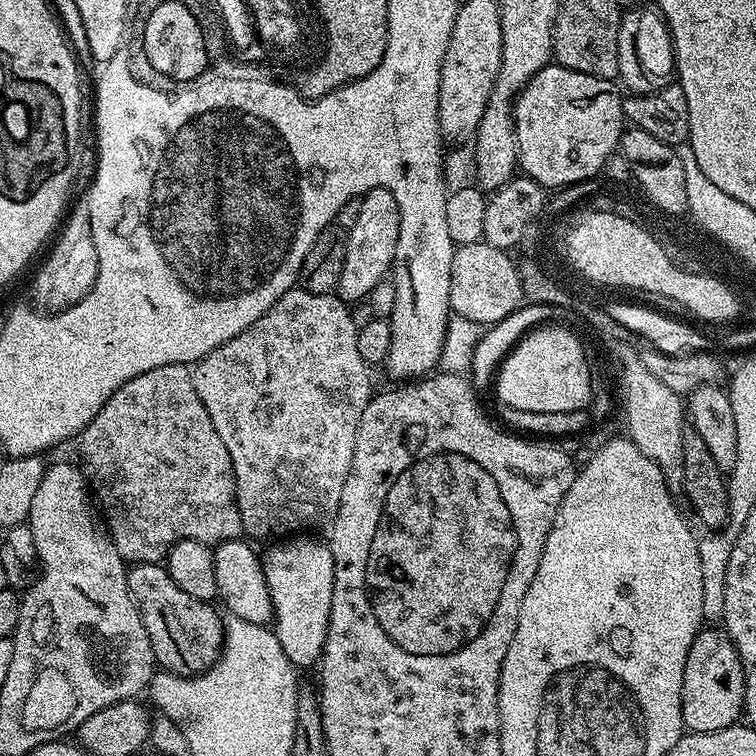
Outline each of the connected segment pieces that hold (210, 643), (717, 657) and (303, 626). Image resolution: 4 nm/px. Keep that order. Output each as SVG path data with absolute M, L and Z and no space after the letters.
M163 563L131 565L128 568L128 589L142 618L142 626L146 626L157 665L163 671L196 676L214 666L223 649L225 624L225 617L216 613L215 603L190 598L190 594L170 578Z
M716 626L701 627L700 633L694 638L694 642L690 646L690 654L686 654L686 670L682 678L682 718L684 719L684 726L688 732L713 732L714 730L722 730L729 728L730 725L737 723L741 719L744 711L744 667L740 661L738 650L734 646L734 642L728 636L727 632L721 630Z
M304 534L280 538L262 552L266 586L270 590L274 631L286 658L297 669L317 663L324 652L330 622L330 602L334 594L334 558L323 539L307 540Z

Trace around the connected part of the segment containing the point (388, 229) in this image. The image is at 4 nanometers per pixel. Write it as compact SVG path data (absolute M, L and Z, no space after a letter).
M375 188L360 197L362 210L358 222L347 229L346 258L342 262L342 274L338 278L338 295L345 302L355 302L367 298L374 286L382 282L398 260L398 249L402 244L400 207L396 195L385 188Z

